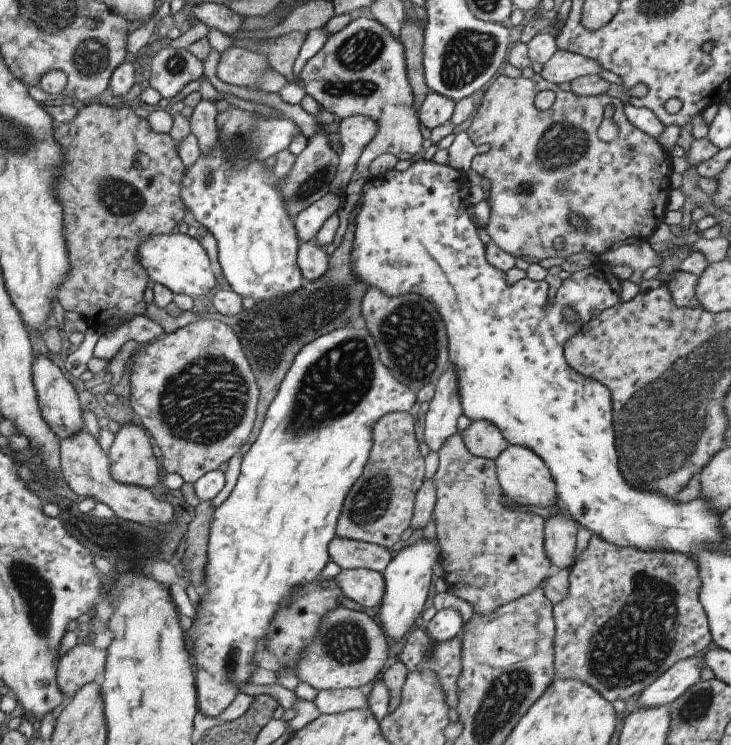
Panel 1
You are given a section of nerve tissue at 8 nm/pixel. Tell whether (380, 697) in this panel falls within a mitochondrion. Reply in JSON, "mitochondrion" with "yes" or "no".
{"mitochondrion":"no"}

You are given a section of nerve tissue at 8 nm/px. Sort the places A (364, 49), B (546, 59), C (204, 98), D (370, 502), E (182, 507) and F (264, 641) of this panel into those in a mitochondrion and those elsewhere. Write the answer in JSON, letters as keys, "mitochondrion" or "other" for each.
{"A":"mitochondrion","B":"other","C":"other","D":"mitochondrion","E":"other","F":"other"}

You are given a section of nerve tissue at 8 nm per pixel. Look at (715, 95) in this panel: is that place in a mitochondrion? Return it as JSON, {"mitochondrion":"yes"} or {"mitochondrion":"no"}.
{"mitochondrion":"no"}

